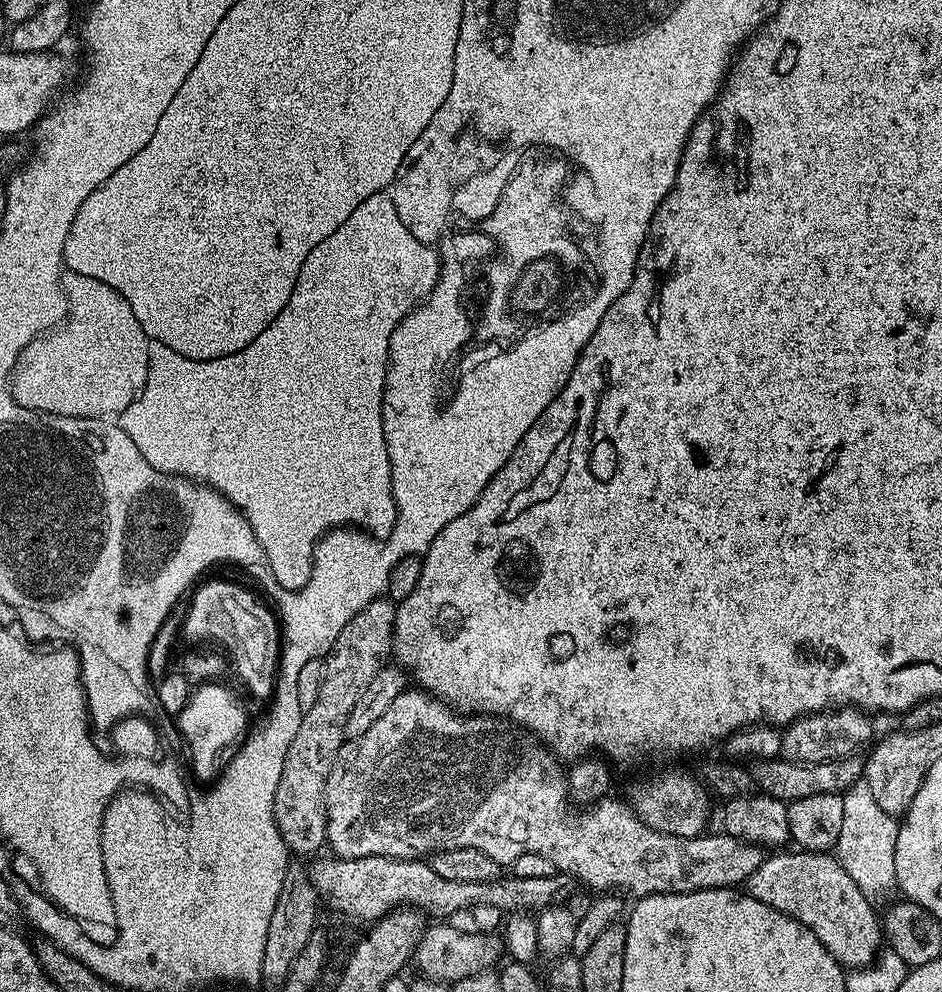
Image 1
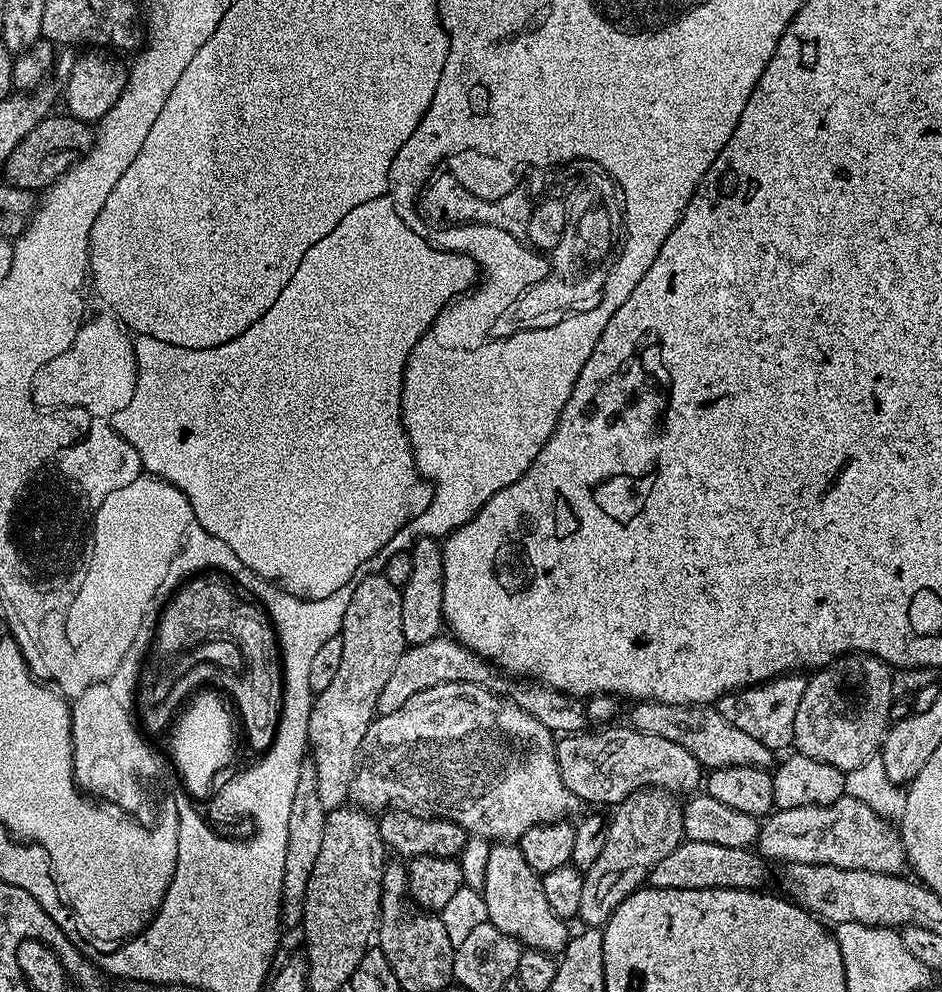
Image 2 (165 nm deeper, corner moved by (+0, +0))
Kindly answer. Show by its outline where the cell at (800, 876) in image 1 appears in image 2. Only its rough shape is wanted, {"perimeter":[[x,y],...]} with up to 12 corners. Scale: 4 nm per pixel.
{"perimeter":[[685,839],[652,868],[662,889],[765,887],[752,848]]}

